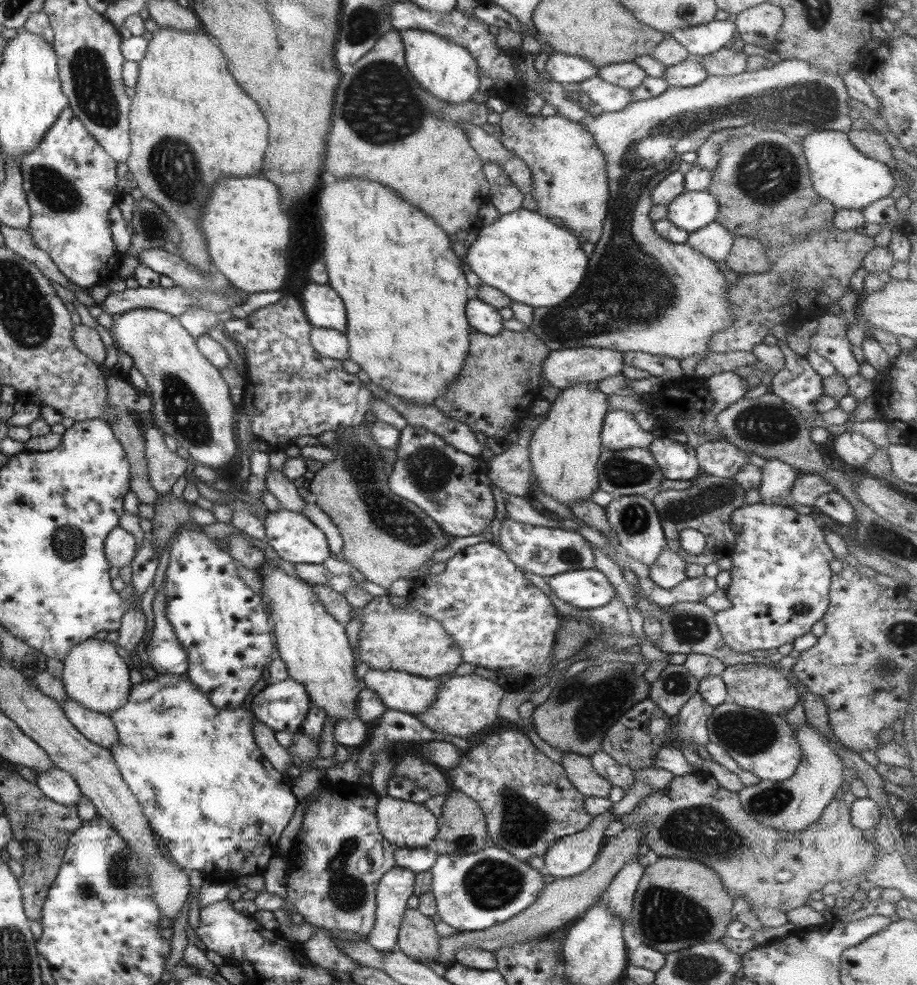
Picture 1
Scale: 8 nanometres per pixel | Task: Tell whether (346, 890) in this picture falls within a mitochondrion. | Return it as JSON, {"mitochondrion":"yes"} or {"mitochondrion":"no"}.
{"mitochondrion":"yes"}

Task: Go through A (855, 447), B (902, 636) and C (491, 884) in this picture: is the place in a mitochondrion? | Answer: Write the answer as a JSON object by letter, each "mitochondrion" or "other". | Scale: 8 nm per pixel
{"A":"other","B":"mitochondrion","C":"mitochondrion"}

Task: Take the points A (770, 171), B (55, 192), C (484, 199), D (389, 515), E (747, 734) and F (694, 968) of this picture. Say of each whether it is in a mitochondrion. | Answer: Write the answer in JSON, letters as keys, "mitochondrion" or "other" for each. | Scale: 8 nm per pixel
{"A":"mitochondrion","B":"mitochondrion","C":"other","D":"mitochondrion","E":"mitochondrion","F":"mitochondrion"}

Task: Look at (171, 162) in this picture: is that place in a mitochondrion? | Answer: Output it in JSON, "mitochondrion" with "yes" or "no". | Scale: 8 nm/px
{"mitochondrion":"yes"}

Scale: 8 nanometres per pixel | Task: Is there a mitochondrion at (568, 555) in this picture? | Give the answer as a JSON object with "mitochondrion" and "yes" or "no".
{"mitochondrion":"yes"}

